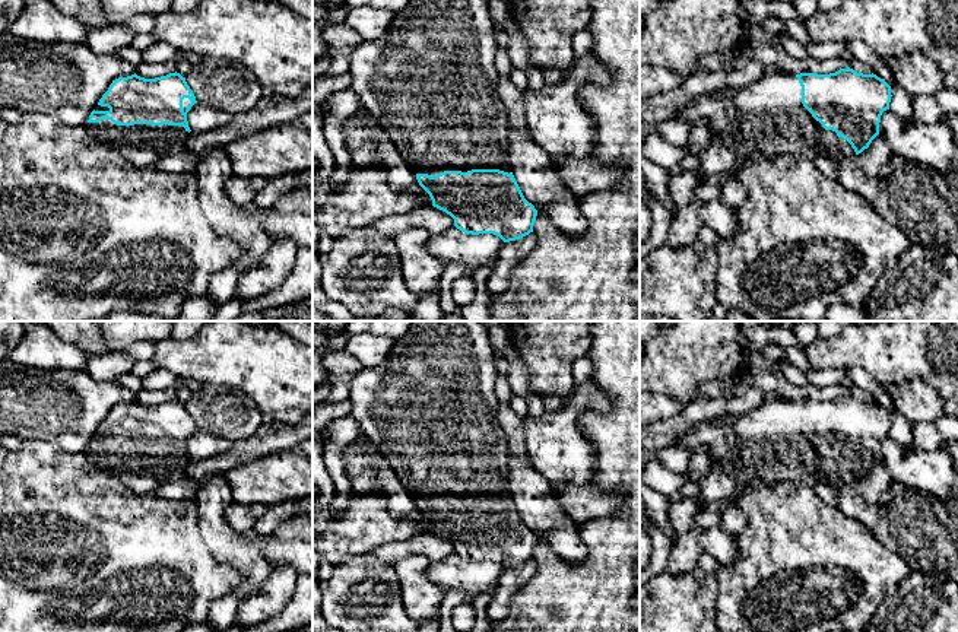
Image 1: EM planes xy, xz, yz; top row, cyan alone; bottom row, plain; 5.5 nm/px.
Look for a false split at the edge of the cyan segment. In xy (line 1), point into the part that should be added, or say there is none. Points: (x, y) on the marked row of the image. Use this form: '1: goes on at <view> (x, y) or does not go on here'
1: goes on at xy (142, 145)

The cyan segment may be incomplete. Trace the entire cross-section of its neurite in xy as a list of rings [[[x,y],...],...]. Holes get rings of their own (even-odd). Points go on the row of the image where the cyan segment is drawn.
[[[136,73],[112,80],[95,109],[88,127],[91,136],[102,144],[118,150],[133,166],[153,166],[159,159],[185,149],[190,134],[187,112],[196,96],[180,73],[145,79]]]

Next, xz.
[[[412,0],[405,10],[394,15],[390,26],[380,38],[362,41],[350,51],[349,73],[352,76],[350,89],[359,95],[369,115],[386,130],[403,159],[416,174],[418,182],[429,194],[432,206],[450,215],[454,219],[454,226],[464,234],[494,234],[504,242],[510,242],[533,232],[537,210],[524,199],[510,163],[510,130],[505,108],[498,95],[499,74],[495,66],[498,48],[486,0]]]

